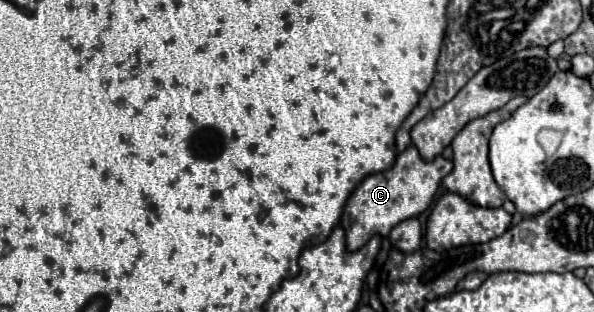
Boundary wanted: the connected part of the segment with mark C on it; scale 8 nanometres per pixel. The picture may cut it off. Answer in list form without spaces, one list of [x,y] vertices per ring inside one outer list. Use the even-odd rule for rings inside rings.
[[[408,146],[404,152],[398,154],[396,164],[390,170],[370,174],[368,178],[364,178],[362,184],[348,198],[342,216],[348,250],[362,248],[374,234],[388,236],[390,230],[402,220],[422,214],[432,204],[432,198],[442,178],[448,176],[452,168],[454,168],[452,160],[446,160],[444,156],[436,156],[434,160],[426,162],[420,158],[416,146]]]

